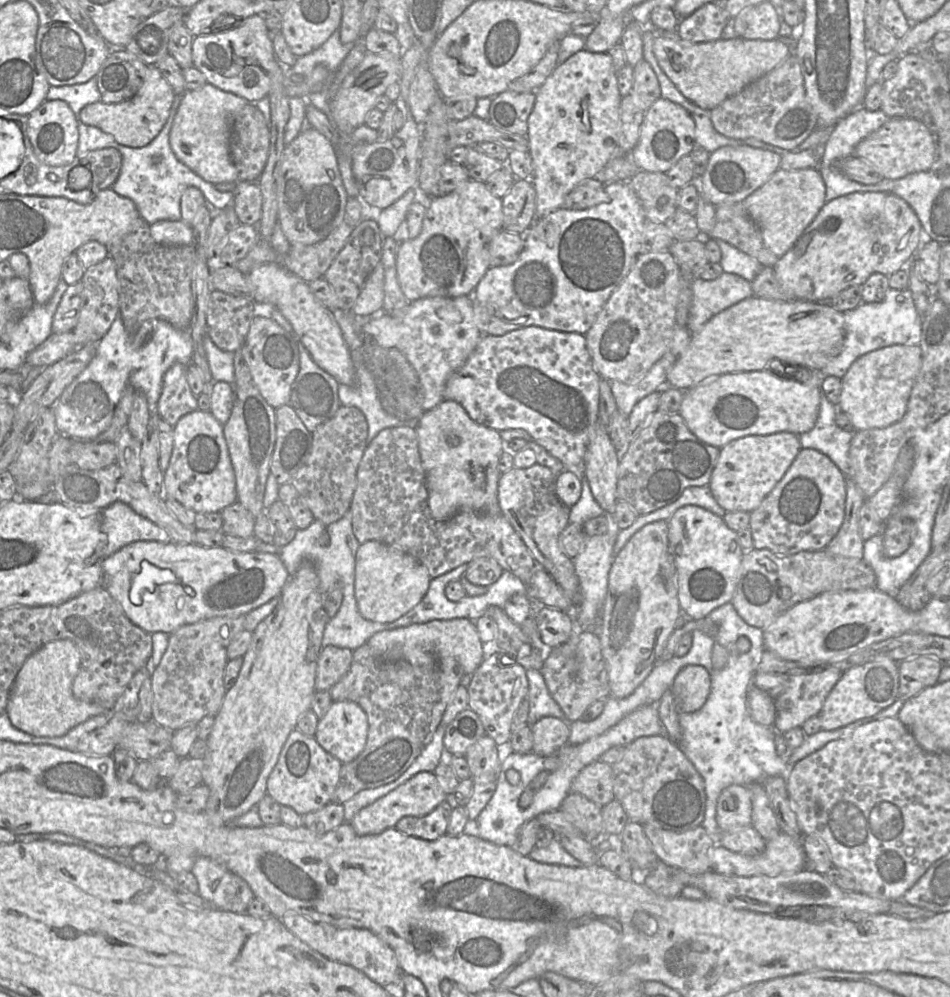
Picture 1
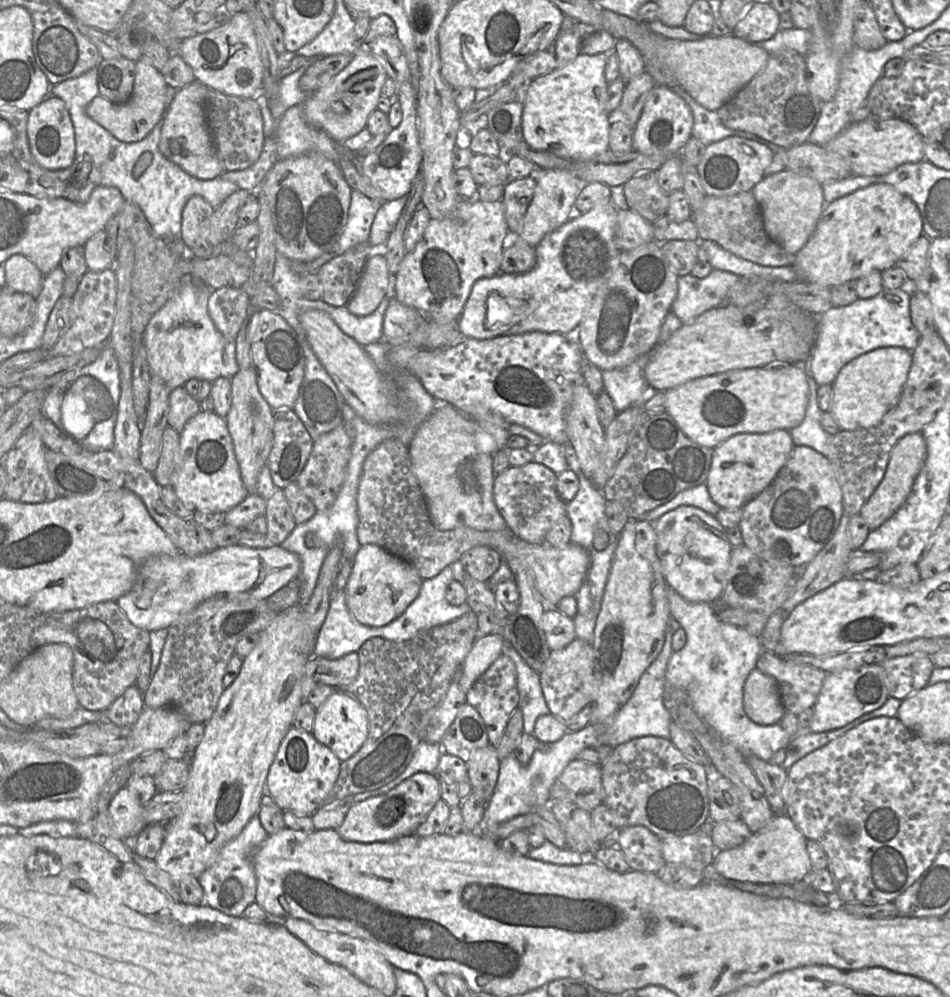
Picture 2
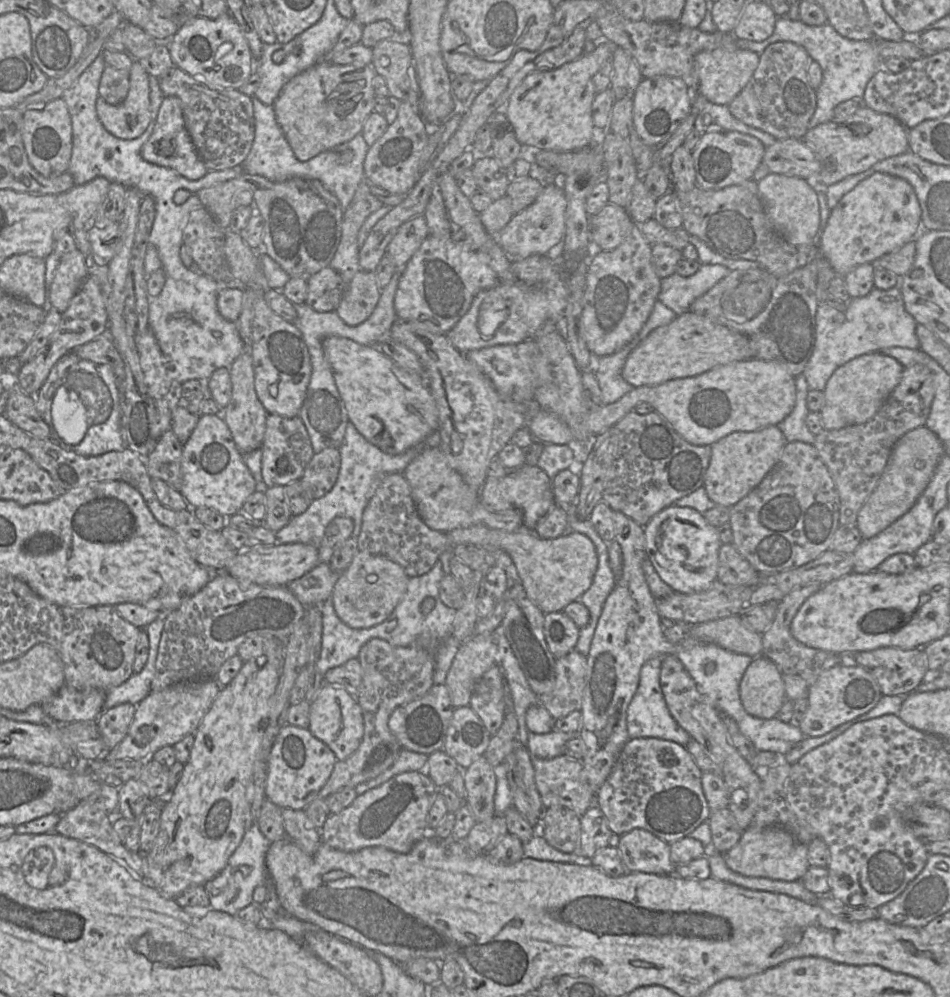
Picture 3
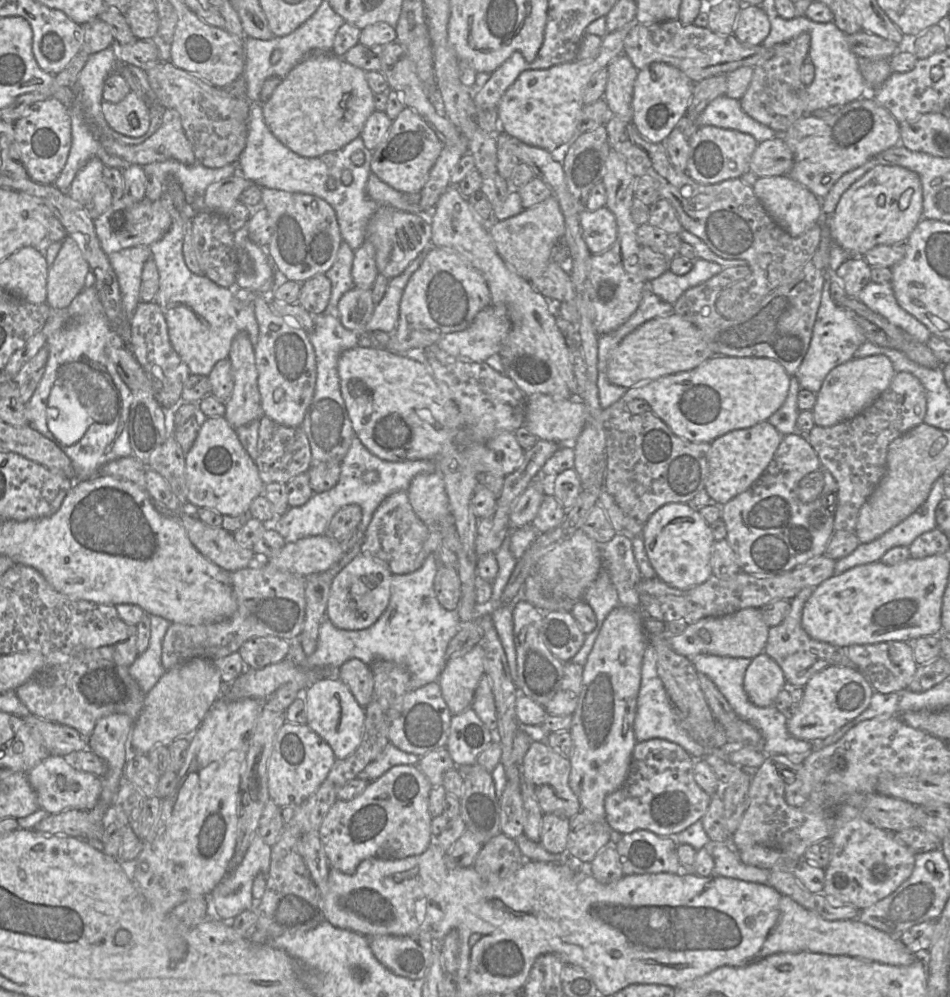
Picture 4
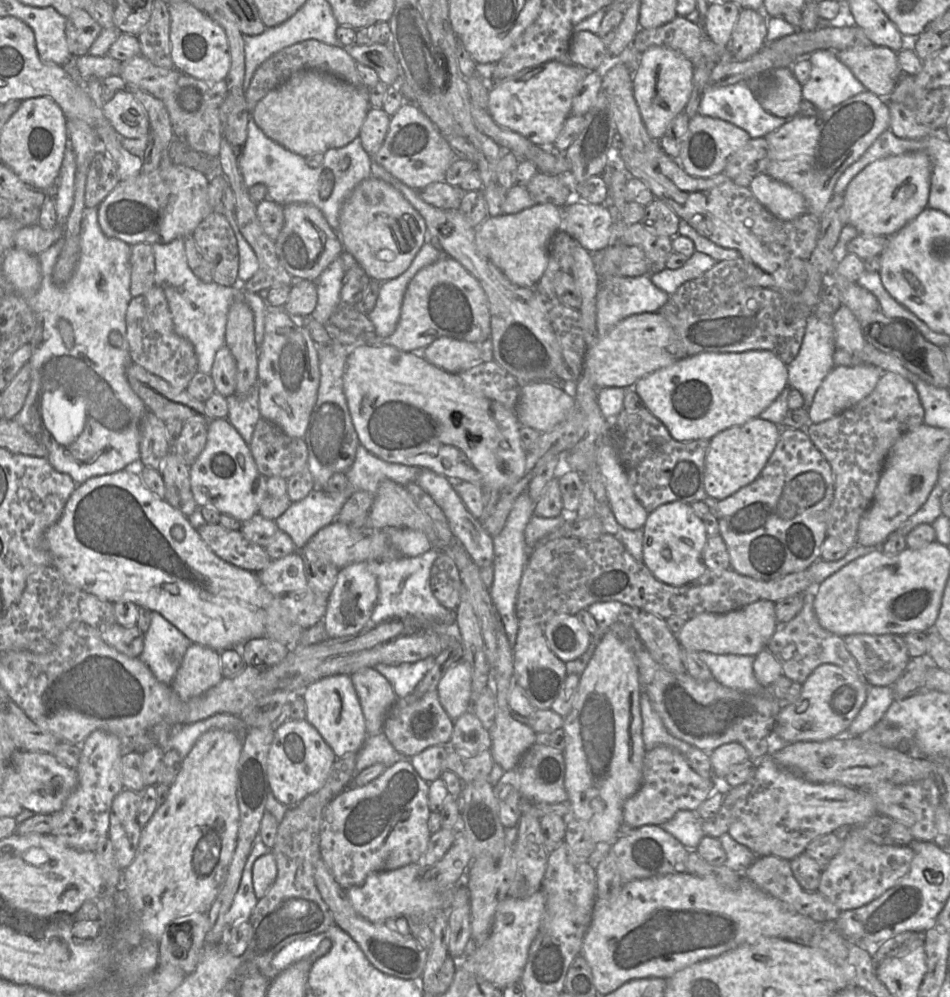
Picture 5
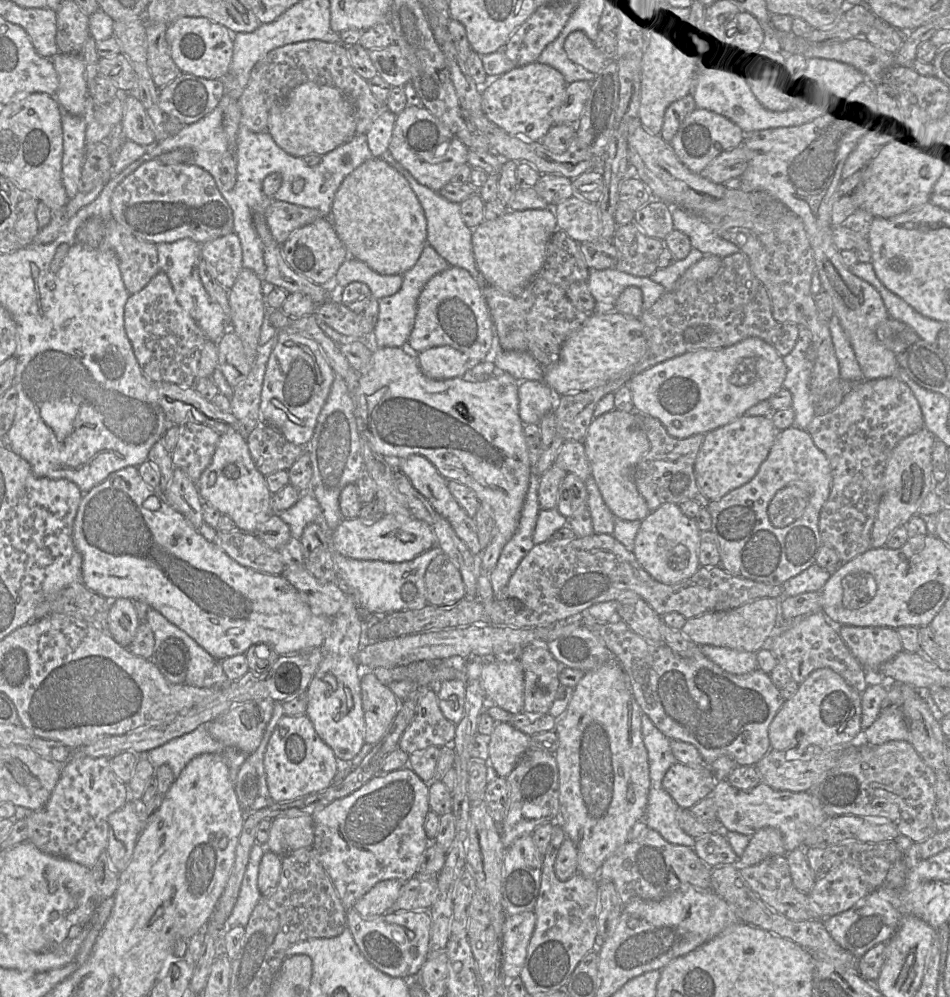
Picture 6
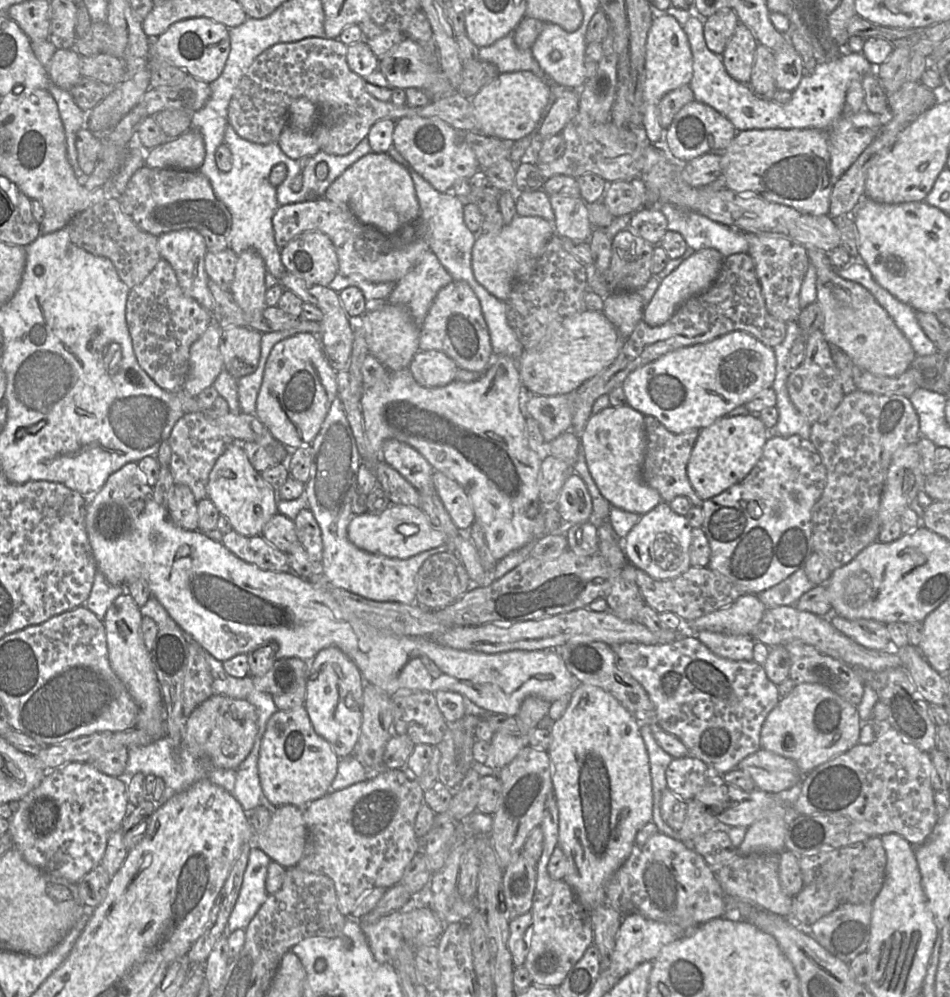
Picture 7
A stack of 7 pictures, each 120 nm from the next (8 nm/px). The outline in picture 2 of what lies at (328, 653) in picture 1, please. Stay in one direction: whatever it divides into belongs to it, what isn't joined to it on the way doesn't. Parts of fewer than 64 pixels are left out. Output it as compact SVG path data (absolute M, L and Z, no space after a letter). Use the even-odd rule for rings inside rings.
M356 652L338 659L311 657L306 664L302 678L302 697L307 701L311 691L321 684L335 689L353 682L359 672L359 658Z

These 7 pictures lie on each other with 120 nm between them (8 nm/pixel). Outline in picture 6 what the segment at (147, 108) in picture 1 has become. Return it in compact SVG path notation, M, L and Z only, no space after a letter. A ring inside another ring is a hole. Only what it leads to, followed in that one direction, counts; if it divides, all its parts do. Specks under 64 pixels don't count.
M128 93L124 97L124 113L119 130L126 140L143 146L156 142L156 129L138 98Z

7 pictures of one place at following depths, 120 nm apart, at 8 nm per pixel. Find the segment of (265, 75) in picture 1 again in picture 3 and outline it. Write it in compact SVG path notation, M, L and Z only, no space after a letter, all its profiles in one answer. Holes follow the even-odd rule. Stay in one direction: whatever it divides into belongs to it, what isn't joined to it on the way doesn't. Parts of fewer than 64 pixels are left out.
M229 12L216 19L189 18L169 40L167 47L176 67L215 88L238 90L254 72L249 43Z

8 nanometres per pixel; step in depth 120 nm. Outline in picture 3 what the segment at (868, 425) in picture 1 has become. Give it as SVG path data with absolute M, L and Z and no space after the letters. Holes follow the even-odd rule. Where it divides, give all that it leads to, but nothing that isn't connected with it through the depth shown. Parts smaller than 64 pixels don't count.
M881 352L860 355L838 367L823 390L825 398L820 410L825 430L835 430L869 421L899 384L904 367Z

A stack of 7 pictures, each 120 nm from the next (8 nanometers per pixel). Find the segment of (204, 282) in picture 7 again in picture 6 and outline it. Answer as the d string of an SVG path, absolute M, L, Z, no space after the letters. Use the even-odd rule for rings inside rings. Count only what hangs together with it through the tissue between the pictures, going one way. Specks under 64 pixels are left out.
M189 238L172 243L157 244L158 266L171 282L180 306L194 319L208 340L218 342L228 330L228 321L220 305L205 290L197 269L201 256L201 244Z

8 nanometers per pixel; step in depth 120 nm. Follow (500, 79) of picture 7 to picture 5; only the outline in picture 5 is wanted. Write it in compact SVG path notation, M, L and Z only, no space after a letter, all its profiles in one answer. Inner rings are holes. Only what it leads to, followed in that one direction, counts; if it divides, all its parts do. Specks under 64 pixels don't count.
M557 60L524 68L490 87L487 110L499 126L520 134L537 146L551 147L571 114L578 86L590 71L593 70Z

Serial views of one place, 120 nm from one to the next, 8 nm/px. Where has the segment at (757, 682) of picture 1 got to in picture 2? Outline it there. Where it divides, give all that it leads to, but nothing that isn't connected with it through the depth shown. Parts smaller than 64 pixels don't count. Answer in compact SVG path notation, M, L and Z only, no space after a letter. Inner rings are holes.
M764 650L755 668L776 679L785 712L795 715L814 706L827 675L823 670L797 665Z

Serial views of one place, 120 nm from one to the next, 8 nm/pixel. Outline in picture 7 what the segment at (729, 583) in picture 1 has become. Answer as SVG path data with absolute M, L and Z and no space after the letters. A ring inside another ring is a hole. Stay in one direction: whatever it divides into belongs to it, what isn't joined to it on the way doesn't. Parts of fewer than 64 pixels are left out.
M661 502L641 515L622 541L627 560L657 580L667 580L684 573L691 567L690 544L692 527L684 515L674 512L668 503Z

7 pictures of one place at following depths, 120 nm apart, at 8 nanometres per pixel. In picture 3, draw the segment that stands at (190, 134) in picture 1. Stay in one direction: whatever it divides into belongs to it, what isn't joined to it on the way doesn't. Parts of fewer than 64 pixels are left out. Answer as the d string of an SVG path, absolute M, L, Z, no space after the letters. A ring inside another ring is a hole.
M174 96L163 100L154 132L143 144L140 153L145 161L174 169L189 180L199 180L208 172L186 129L182 102Z

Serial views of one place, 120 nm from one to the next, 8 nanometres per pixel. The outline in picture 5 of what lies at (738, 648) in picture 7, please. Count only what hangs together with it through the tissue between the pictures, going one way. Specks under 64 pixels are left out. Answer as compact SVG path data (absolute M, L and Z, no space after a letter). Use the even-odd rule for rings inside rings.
M706 651L698 652L698 655L711 671L713 679L723 686L753 694L771 695L771 690L763 687L754 676L755 656Z

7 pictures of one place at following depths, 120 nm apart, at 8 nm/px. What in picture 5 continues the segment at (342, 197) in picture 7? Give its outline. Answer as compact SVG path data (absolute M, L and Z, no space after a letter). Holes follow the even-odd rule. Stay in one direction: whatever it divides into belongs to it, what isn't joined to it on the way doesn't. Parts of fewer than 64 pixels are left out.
M370 176L359 183L344 202L338 235L344 251L350 253L367 275L379 282L403 274L421 247L427 242L427 227L423 217L391 184Z

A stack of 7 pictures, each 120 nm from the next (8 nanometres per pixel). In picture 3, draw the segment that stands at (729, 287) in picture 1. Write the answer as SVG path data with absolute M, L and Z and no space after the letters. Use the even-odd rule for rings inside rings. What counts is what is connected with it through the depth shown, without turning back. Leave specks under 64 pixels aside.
M702 264L692 276L683 277L675 273L661 279L658 300L677 316L682 315L689 311L691 304L698 297L705 294L730 272L730 269L719 264Z

